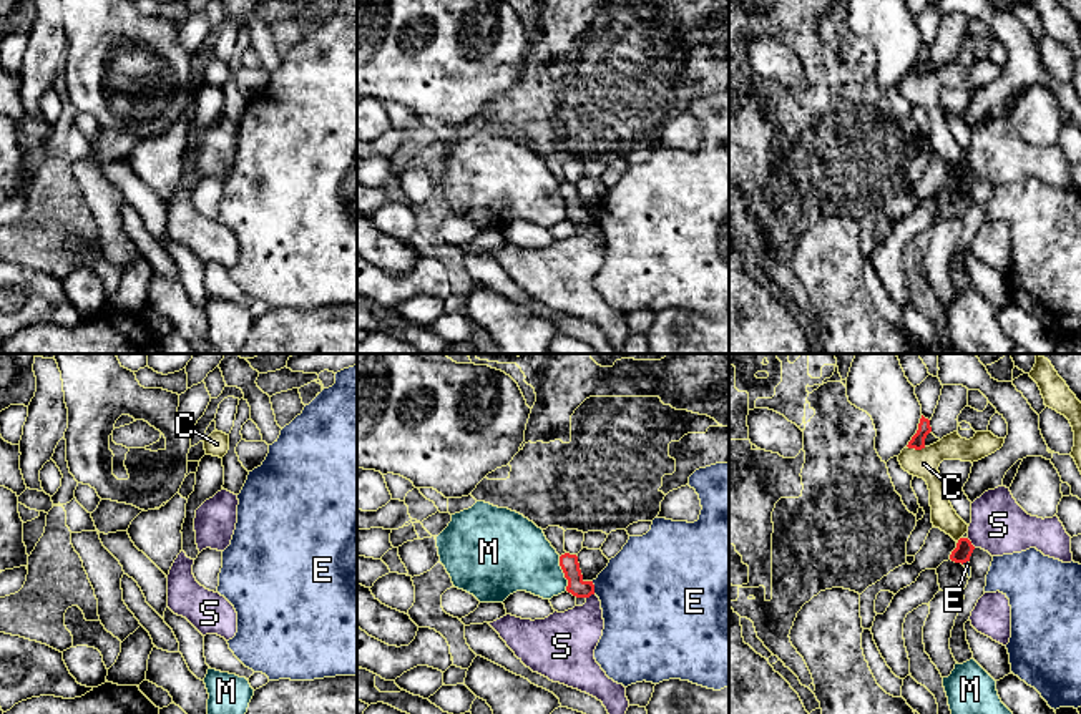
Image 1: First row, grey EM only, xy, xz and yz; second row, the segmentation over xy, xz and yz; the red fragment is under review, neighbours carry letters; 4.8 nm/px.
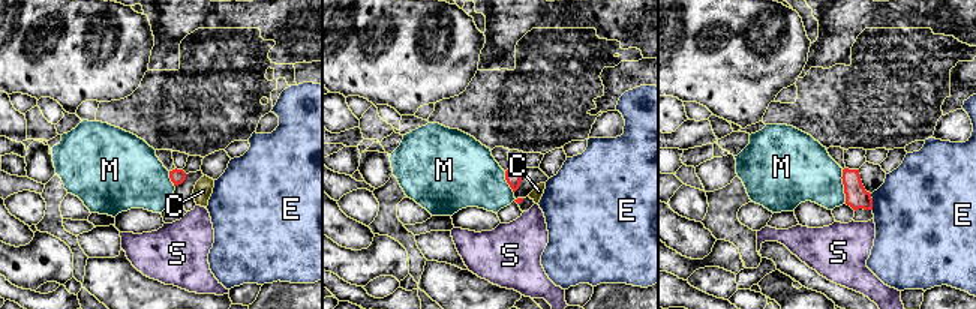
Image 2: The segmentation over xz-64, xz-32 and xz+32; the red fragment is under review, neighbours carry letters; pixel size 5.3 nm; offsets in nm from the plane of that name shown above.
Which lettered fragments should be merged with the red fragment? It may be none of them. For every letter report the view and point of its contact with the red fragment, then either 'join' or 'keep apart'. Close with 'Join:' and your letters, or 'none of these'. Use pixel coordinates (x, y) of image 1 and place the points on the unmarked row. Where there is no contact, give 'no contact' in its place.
C: contact yz (917, 77); keep apart
E: contact xz (593, 216); keep apart
M: contact xz (563, 200); keep apart
S: contact yz (970, 171); keep apart
Join: none of these

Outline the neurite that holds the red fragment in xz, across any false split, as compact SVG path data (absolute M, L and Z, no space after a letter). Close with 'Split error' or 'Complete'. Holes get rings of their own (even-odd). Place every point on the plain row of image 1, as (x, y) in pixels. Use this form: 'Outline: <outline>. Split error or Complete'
Outline: M570 181L561 183L560 194L565 201L565 206L568 208L568 214L566 214L568 221L571 221L576 226L589 226L591 223L594 223L593 209L583 208L576 183L570 183Z. Complete

